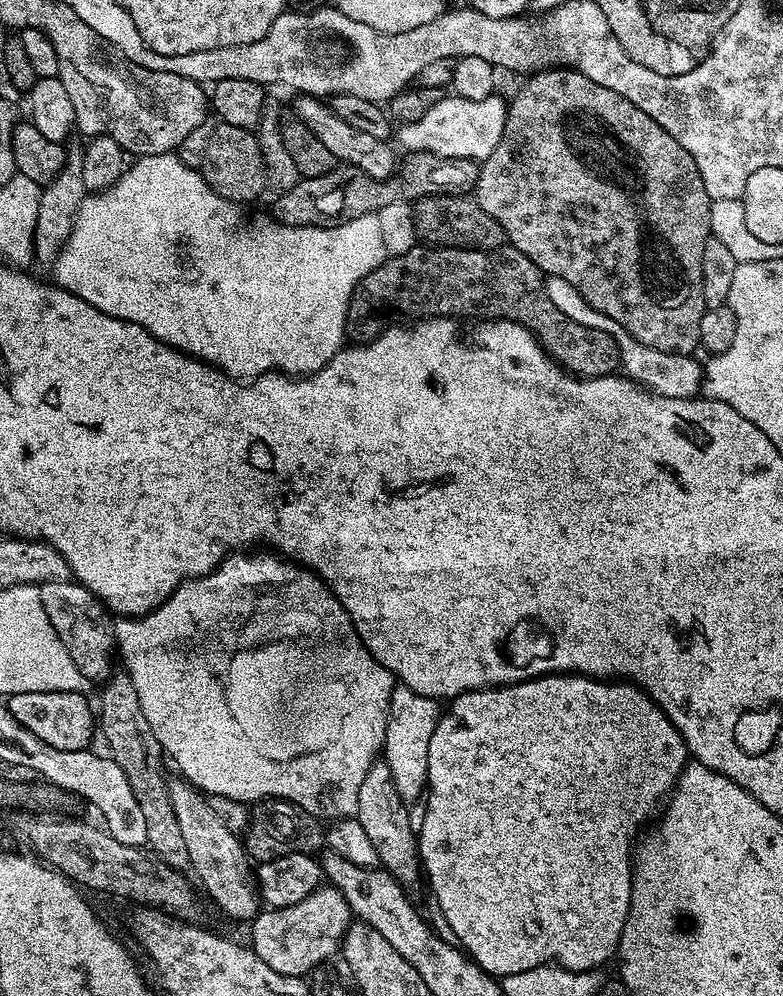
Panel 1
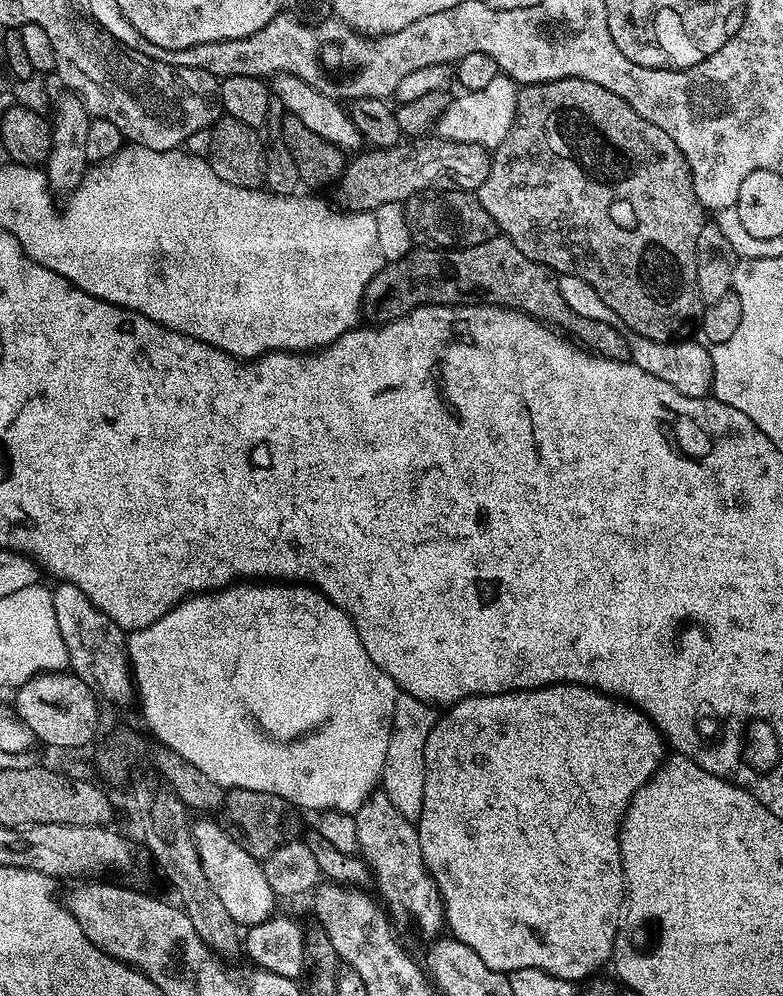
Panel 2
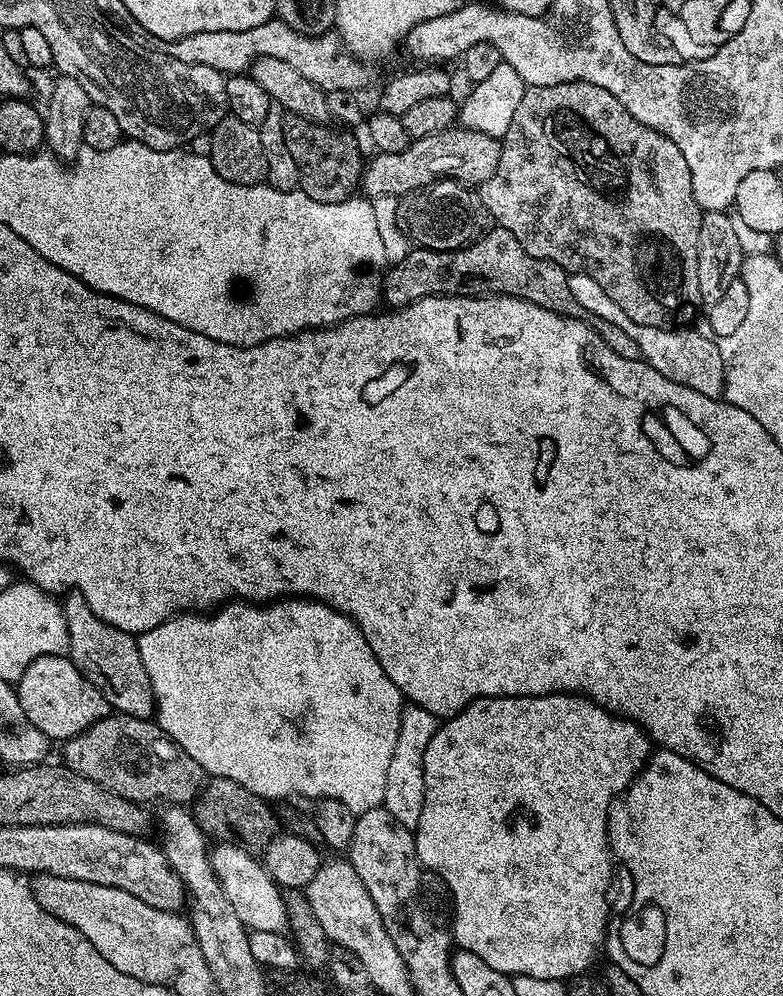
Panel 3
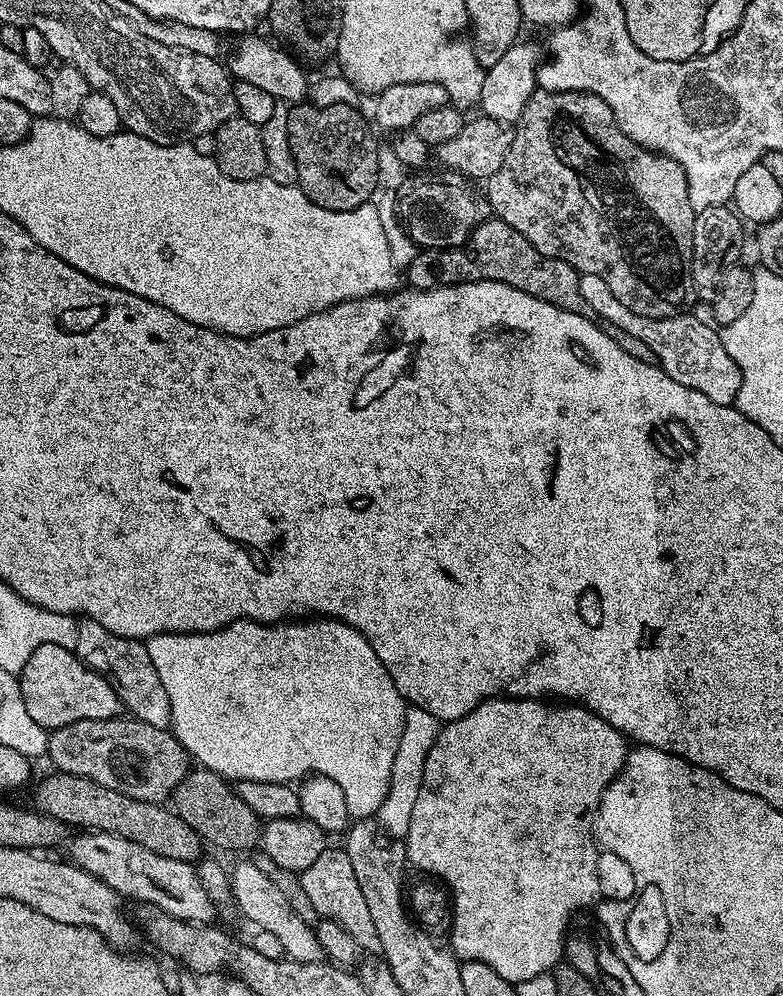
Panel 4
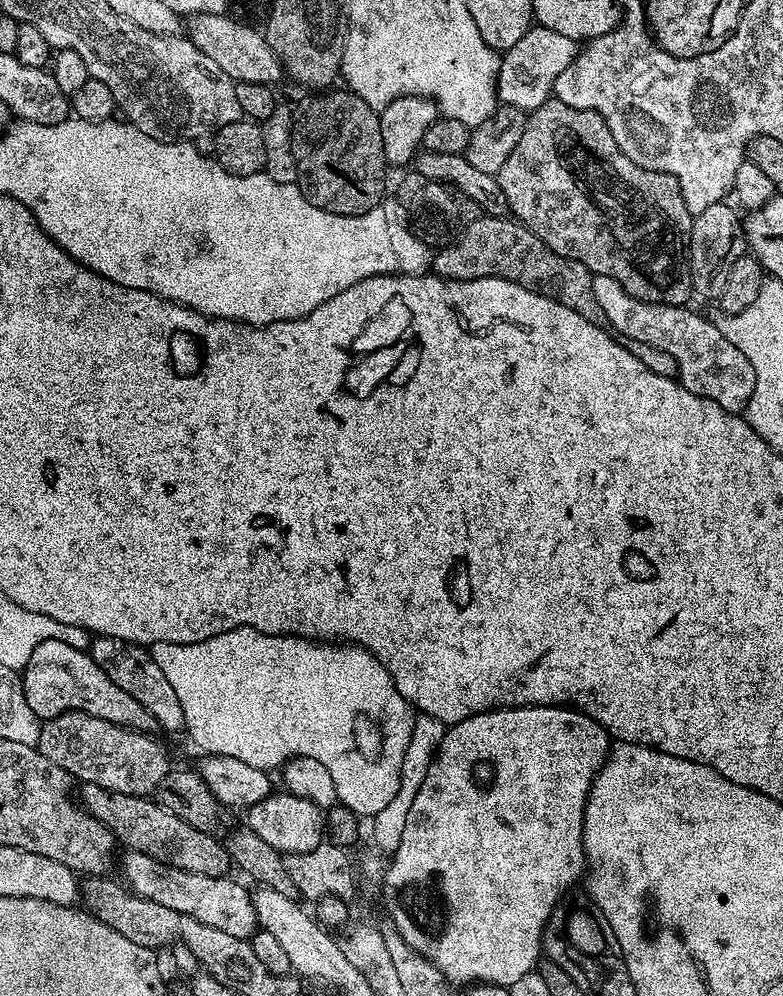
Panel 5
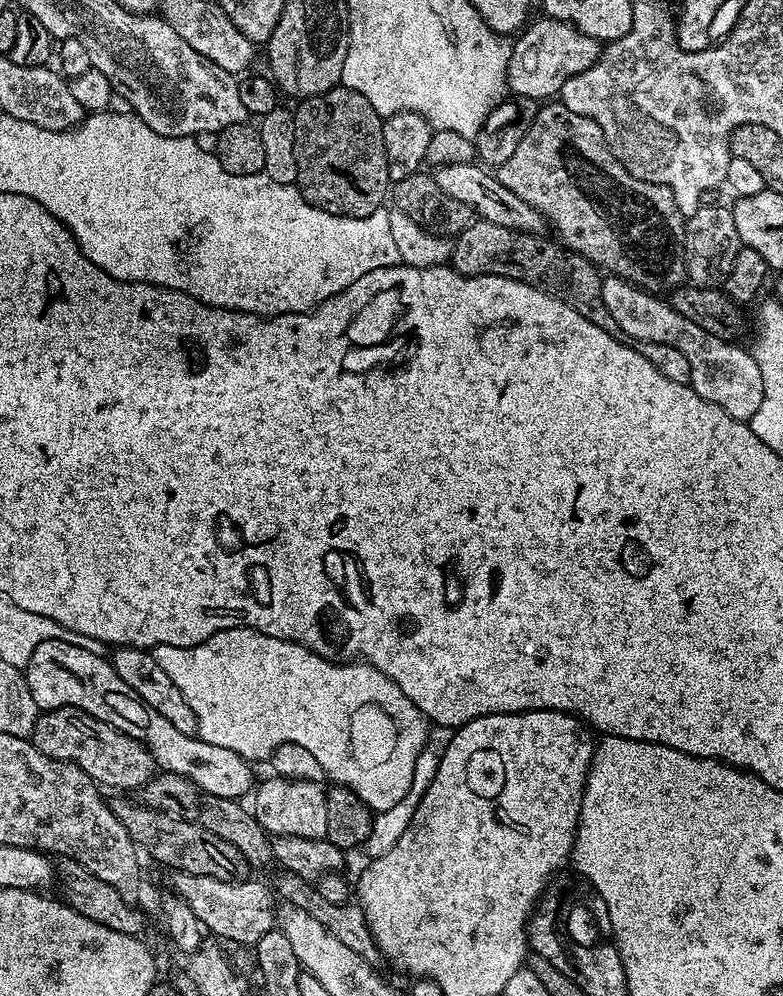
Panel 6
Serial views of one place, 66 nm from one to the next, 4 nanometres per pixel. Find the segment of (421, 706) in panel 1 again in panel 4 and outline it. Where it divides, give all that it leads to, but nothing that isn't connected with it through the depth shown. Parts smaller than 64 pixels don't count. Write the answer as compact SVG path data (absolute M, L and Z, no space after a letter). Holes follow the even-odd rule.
M409 707L405 711L402 737L399 738L393 769L390 772L390 786L376 815L377 824L388 836L403 839L408 835L410 817L414 812L415 799L418 798L418 790L421 789L424 777L426 755L437 740L441 727L441 721L420 707Z

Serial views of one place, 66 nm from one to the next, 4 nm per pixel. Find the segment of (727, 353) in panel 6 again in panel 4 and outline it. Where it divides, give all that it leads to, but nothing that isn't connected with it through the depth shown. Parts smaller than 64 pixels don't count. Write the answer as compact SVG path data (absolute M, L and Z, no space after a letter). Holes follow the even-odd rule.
M581 272L580 285L582 298L586 298L590 306L594 306L597 317L614 322L614 326L622 326L626 334L634 334L634 338L646 342L646 346L650 346L655 363L666 374L670 374L674 382L682 382L682 386L690 386L690 390L706 394L710 402L735 405L736 395L742 386L742 374L734 358L726 354L726 346L722 346L720 333L711 323L703 324L698 317L688 316L692 314L681 314L661 320L634 314L634 310L622 306L622 302L618 302L618 298L610 294L610 286L606 286L606 282L602 282L602 278L597 278L595 274Z

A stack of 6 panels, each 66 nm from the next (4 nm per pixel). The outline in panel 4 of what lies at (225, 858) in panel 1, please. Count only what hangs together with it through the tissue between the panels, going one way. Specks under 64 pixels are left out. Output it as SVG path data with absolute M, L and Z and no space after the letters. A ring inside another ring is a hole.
M253 861L240 863L230 874L230 894L233 894L239 910L254 924L259 931L274 935L281 943L287 959L317 963L323 957L323 950L317 940L315 929L298 917L290 907L290 902L283 897L282 890L275 886L270 877L258 870Z

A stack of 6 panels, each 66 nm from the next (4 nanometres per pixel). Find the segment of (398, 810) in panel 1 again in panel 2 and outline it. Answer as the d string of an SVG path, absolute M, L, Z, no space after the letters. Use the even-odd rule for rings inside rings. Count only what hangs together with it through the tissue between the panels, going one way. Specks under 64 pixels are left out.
M382 790L373 792L354 815L360 843L359 855L367 864L374 884L376 880L379 899L386 905L387 911L400 920L409 920L427 938L439 937L446 928L444 902L437 881L424 865L417 825L404 818Z

